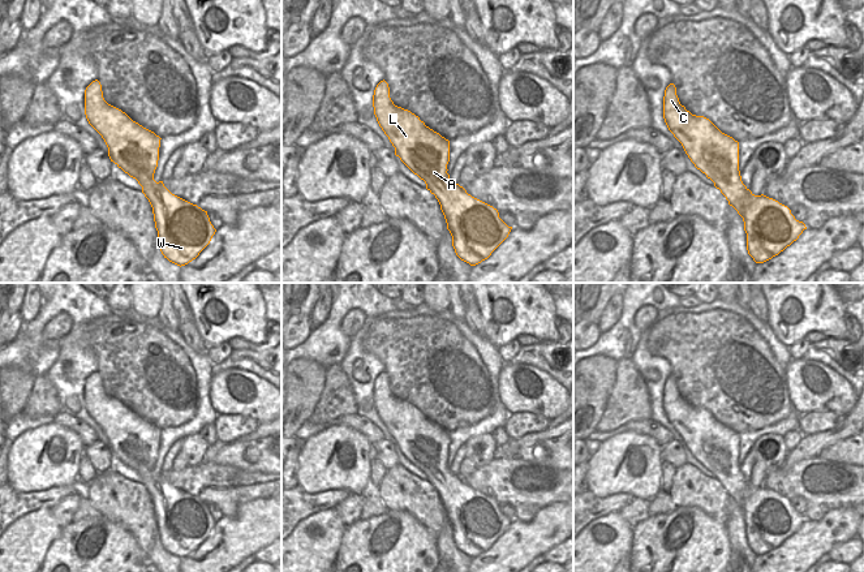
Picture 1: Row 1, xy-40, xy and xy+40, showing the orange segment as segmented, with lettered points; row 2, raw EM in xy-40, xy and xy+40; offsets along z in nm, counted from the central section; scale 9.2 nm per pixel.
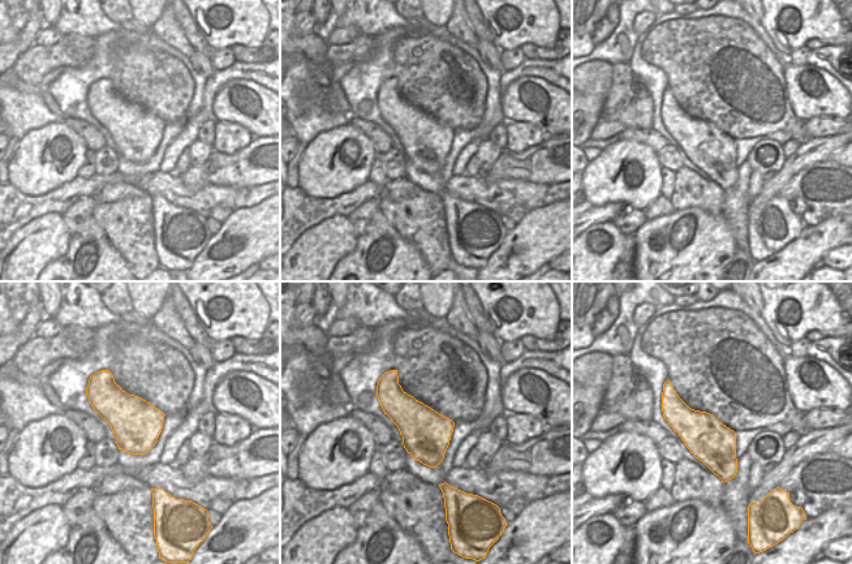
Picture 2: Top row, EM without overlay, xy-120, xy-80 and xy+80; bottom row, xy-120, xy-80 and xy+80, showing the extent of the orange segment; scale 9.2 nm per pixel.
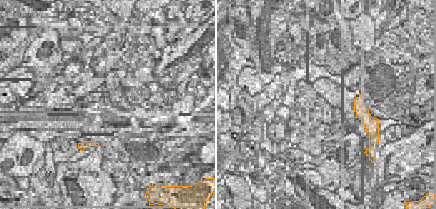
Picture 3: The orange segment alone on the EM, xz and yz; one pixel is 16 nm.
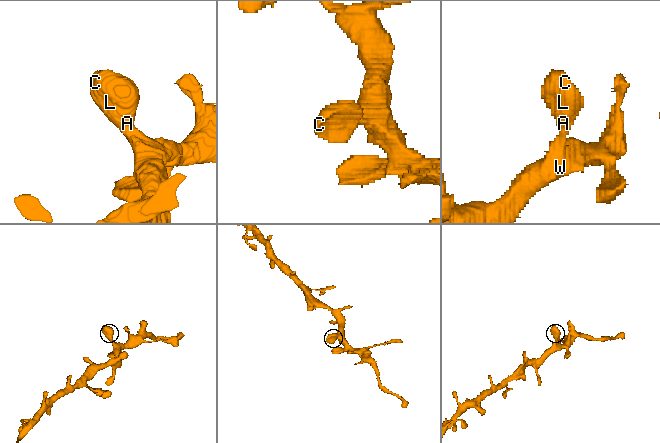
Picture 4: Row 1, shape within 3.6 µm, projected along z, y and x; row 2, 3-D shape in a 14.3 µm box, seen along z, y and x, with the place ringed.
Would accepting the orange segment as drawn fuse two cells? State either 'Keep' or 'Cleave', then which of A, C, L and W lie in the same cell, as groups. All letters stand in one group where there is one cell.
Keep. Groups: A C L W

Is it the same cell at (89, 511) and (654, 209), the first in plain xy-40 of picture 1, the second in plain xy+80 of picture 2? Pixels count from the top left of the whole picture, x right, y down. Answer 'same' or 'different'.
same

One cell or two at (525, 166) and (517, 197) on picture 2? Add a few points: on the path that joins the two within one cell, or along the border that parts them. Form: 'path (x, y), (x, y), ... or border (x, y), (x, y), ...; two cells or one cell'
border (491, 181), (523, 179), (551, 184); two cells

